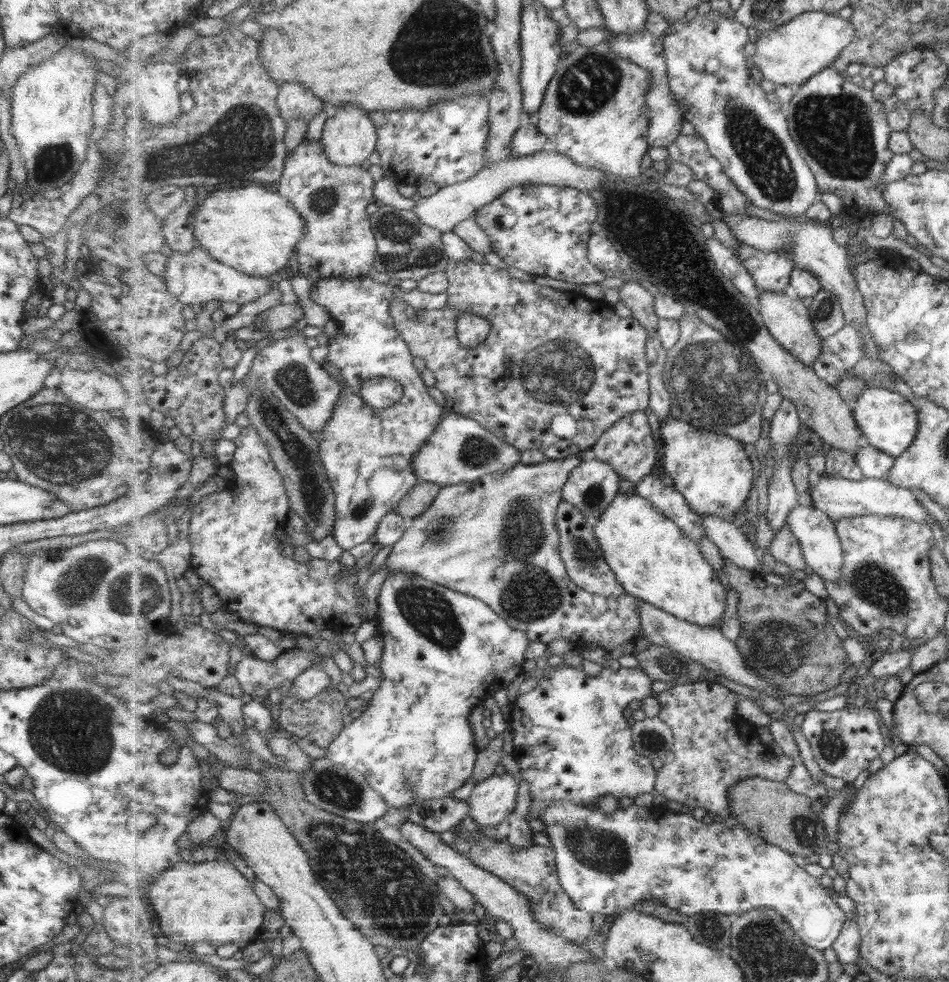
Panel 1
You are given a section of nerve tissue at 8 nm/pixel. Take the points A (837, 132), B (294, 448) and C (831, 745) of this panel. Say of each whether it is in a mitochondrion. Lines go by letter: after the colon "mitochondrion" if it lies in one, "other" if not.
A: mitochondrion
B: mitochondrion
C: mitochondrion

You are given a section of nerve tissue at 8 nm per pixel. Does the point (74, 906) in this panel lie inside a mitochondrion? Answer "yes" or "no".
no

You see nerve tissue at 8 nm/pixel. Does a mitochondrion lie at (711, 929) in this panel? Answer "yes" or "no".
yes

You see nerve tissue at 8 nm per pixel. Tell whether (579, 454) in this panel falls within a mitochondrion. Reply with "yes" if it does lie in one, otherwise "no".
no

